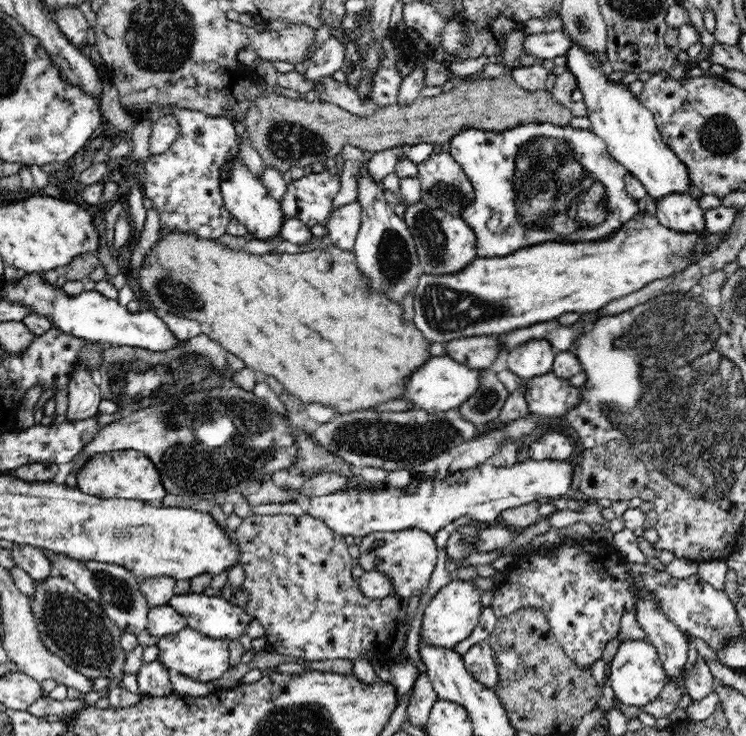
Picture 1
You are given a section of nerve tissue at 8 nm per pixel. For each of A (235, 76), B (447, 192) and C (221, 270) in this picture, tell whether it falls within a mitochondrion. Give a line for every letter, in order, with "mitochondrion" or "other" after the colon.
A: other
B: mitochondrion
C: other

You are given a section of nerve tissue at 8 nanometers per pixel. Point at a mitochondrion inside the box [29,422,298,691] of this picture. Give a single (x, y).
(76, 627)

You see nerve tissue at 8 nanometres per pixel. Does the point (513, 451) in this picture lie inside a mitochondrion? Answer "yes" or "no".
no

